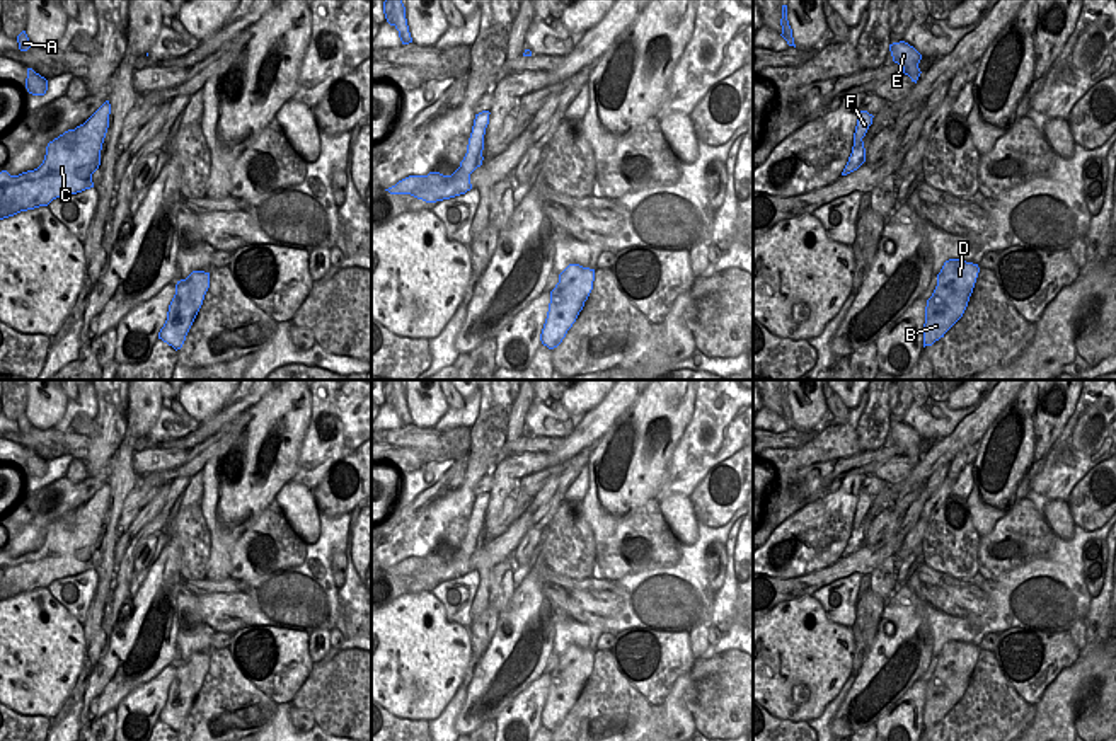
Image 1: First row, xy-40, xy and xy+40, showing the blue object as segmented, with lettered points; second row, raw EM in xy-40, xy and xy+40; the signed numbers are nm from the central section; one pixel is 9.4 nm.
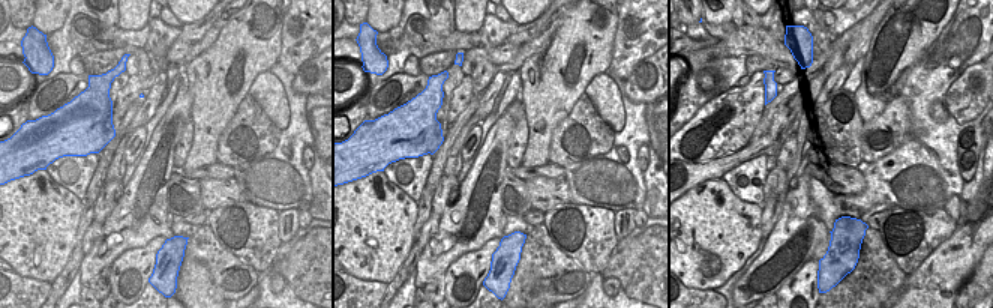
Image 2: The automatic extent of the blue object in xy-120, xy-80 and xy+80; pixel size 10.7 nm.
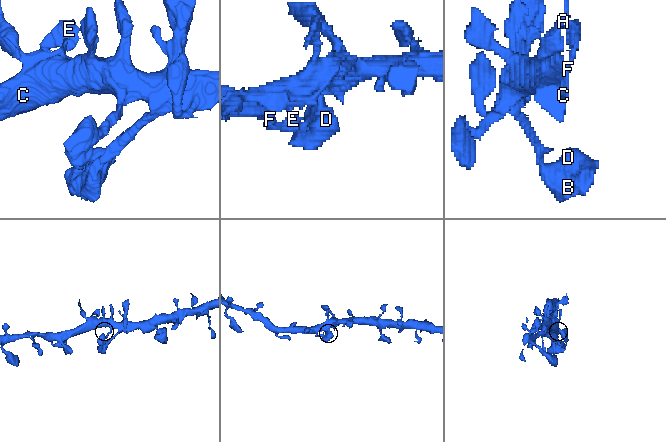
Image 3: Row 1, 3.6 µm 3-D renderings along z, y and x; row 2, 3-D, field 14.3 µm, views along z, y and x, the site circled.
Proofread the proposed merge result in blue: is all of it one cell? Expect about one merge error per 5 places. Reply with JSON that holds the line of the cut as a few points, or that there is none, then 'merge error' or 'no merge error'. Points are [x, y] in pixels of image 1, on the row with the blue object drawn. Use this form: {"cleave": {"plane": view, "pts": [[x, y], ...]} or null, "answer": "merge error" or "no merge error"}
{"cleave": null, "answer": "no merge error"}

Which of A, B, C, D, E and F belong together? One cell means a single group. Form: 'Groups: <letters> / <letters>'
Groups: A B C D E F.

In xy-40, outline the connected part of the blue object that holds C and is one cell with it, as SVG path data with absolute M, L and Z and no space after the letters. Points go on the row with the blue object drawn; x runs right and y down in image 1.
M106 101L83 124L49 141L37 169L19 175L2 170L0 220L94 187L92 174L101 165L109 114L111 104Z

